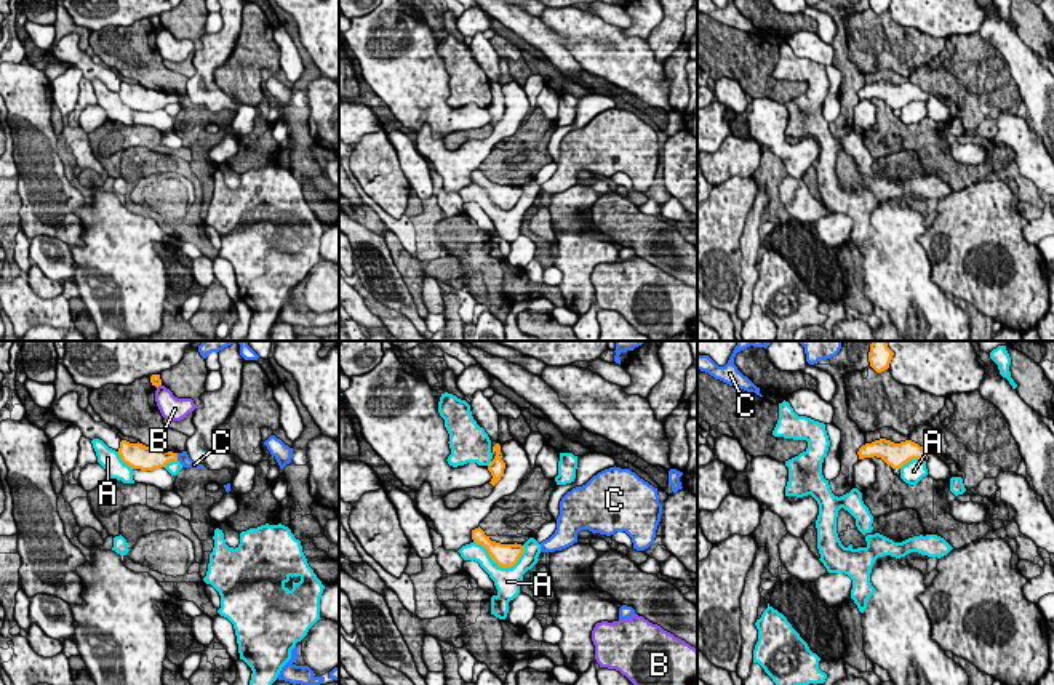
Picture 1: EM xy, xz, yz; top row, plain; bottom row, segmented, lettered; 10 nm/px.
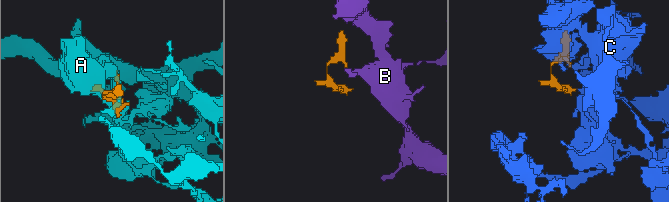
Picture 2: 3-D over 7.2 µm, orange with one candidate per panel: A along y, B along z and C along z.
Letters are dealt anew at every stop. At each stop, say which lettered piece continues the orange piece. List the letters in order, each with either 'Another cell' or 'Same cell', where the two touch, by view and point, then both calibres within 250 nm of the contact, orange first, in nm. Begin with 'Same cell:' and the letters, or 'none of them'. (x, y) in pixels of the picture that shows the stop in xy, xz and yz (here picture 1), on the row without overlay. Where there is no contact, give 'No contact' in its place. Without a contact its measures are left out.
Same cell: none of them
A: Another cell. Touches orange at xz (499, 207). Thickness 240 nm (orange) against 280 nm
B: Another cell. Touches orange at xy (159, 26). Thickness 100 nm (orange) against 220 nm
C: Another cell. Touches orange at xy (176, 98). Thickness 220 nm (orange) against 120 nm

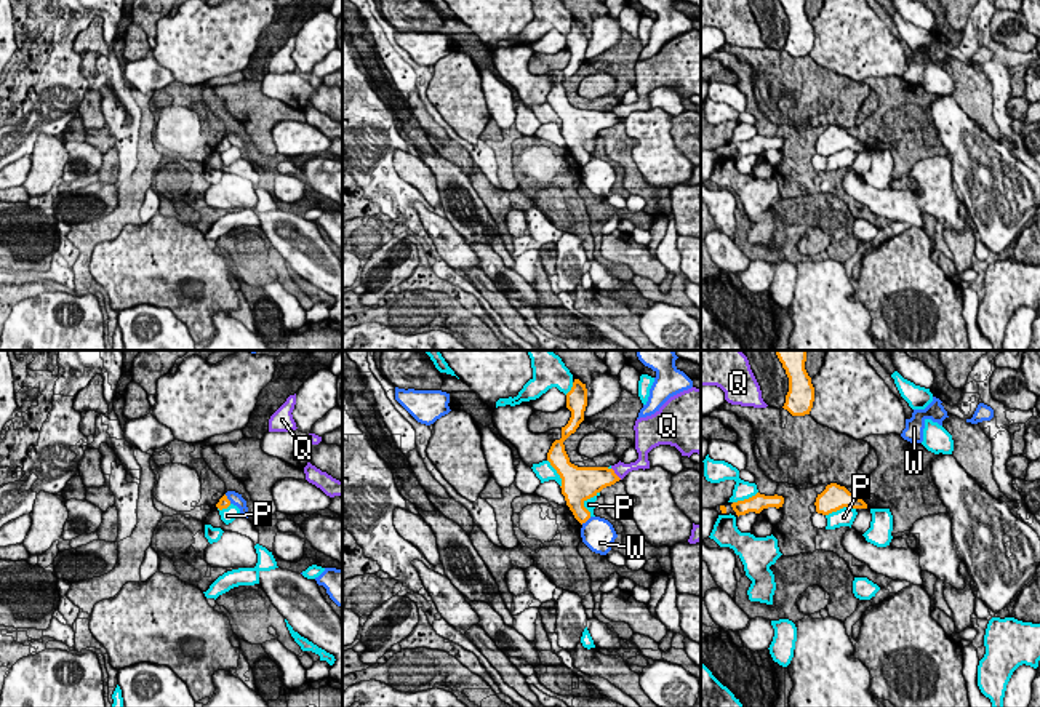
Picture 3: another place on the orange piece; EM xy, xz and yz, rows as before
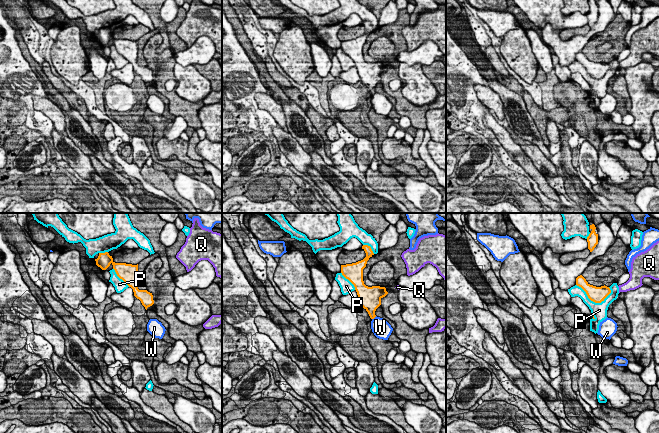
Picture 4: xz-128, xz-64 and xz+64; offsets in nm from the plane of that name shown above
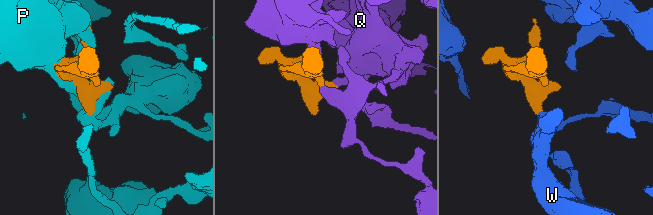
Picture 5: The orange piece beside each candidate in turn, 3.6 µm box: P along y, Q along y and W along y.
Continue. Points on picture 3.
Same cell: none of them
P: Another cell. Touches orange at xz (583, 144). Thickness 360 nm (orange) against 120 nm
Q: Another cell. Touches orange at xz (615, 115). Thickness 280 nm (orange) against 140 nm
W: Another cell. Touches orange at xz (586, 162). Thickness 190 nm (orange) against 320 nm

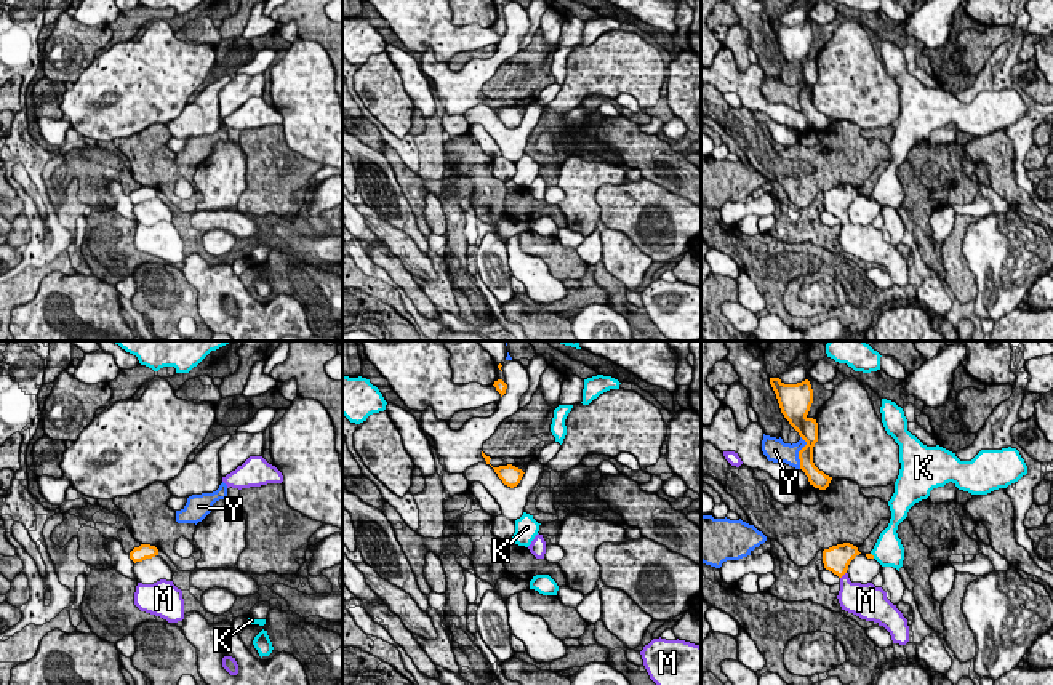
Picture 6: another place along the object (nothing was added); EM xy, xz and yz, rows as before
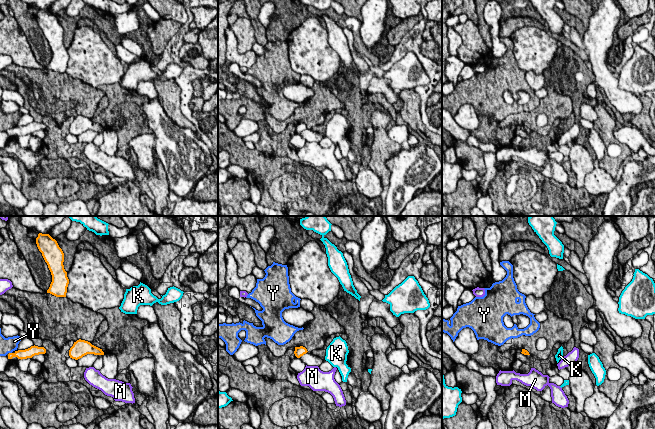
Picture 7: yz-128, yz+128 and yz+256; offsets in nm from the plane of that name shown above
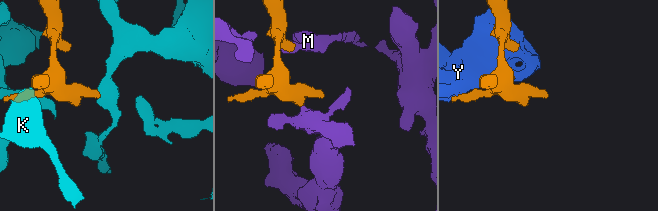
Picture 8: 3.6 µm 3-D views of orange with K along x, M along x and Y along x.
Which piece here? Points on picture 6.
Same cell: M
K: Another cell. Touches orange at yz (872, 197). Thickness 60 nm (orange) against 300 nm
M: Same cell. Touches orange at yz (844, 215). Thickness 280 nm (orange) against 280 nm
Y: Another cell. Touches orange at yz (799, 93). Thickness 200 nm (orange) against 240 nm

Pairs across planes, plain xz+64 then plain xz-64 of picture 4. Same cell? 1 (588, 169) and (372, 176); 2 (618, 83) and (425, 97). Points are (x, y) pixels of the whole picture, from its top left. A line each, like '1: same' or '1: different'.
1: different
2: different

